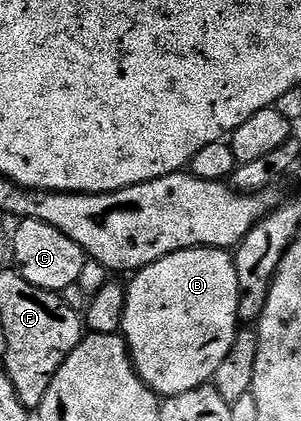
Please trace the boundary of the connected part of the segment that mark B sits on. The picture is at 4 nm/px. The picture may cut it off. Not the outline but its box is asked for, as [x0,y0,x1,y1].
[120,247,241,397]

